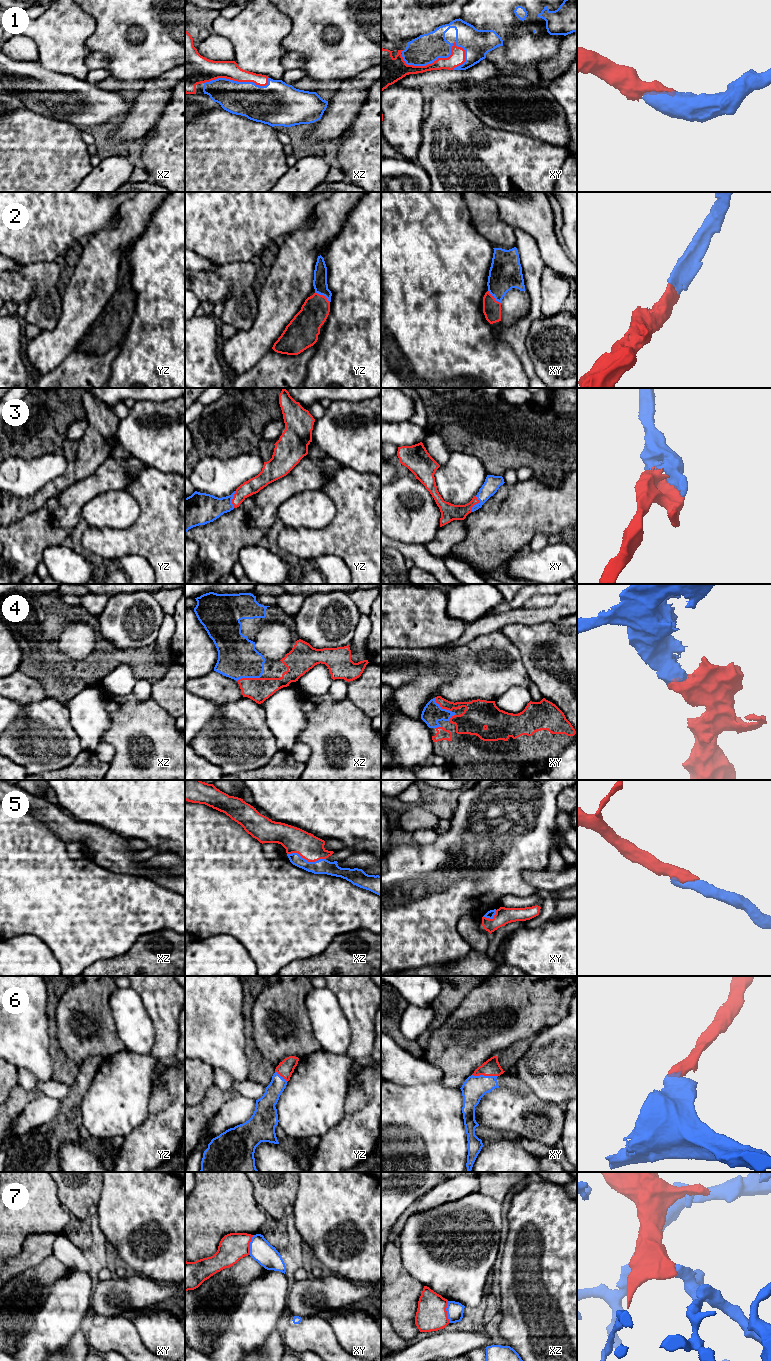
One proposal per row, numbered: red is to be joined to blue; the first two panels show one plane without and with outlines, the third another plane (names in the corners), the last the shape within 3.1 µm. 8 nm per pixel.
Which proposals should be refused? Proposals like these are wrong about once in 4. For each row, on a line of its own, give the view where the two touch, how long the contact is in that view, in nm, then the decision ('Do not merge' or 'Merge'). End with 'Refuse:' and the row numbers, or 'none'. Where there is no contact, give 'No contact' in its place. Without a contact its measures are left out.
1: Touches blue in xy. Shared border 500 nm. Merge
2: Touches blue in yz. Shared border 150 nm. Merge
3: Touches blue in xy. Shared border 130 nm. Merge
4: Touches blue in xz. Shared border 190 nm. Merge
5: Touches blue in xz. Shared border 320 nm. Merge
6: Touches blue in xy. Shared border 200 nm. Merge
7: Touches blue in xz. Shared border 180 nm. Do not merge
Refuse: 7

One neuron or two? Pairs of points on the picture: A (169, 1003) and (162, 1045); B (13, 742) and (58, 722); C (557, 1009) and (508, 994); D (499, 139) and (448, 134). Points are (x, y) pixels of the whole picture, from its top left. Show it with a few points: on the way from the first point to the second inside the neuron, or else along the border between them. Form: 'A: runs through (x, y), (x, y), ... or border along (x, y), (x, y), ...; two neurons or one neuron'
A: runs through (166, 1013), (166, 1035); one neuron
B: runs through (24, 742), (38, 742), (47, 733); one neuron
C: runs through (545, 1002), (531, 996), (520, 995); one neuron
D: runs through (486, 139), (461, 139); one neuron

